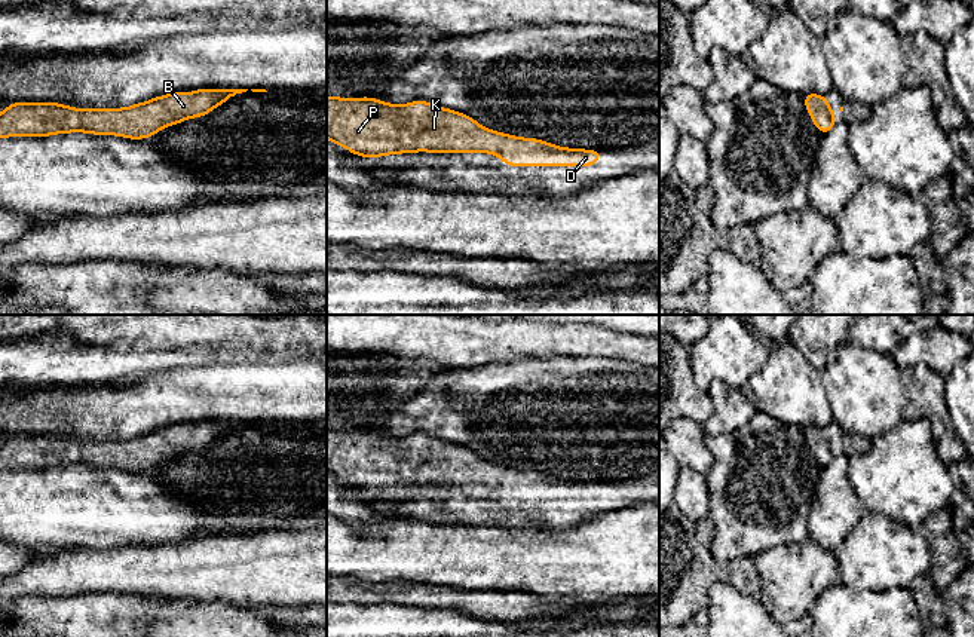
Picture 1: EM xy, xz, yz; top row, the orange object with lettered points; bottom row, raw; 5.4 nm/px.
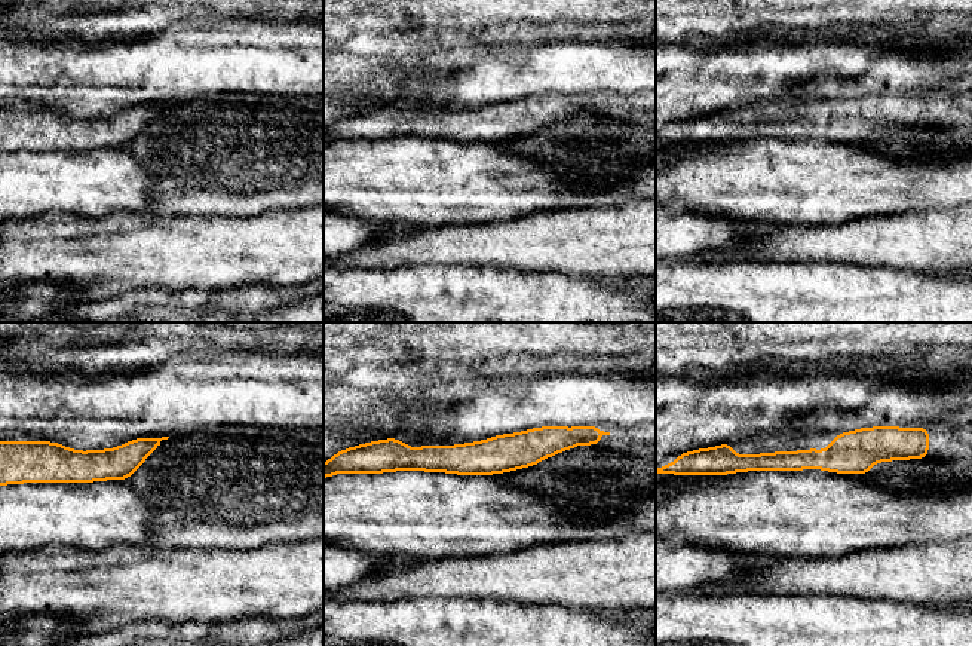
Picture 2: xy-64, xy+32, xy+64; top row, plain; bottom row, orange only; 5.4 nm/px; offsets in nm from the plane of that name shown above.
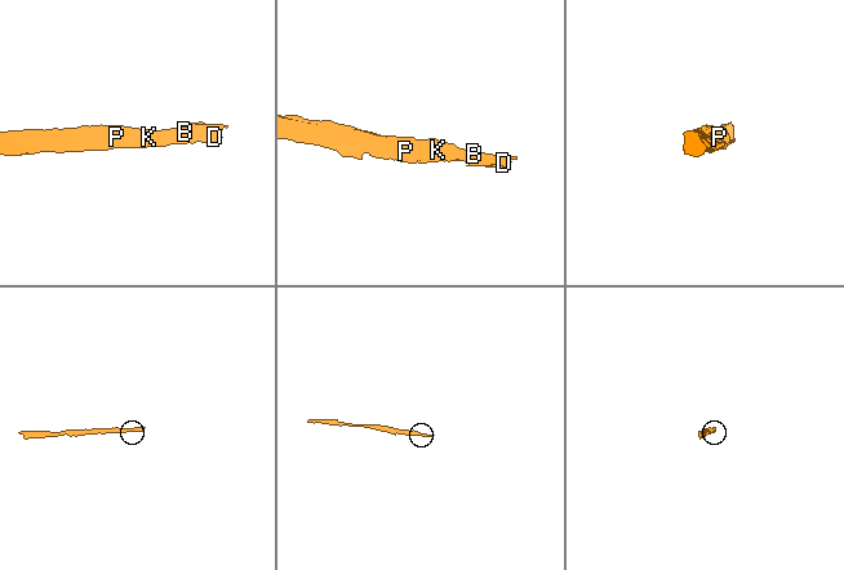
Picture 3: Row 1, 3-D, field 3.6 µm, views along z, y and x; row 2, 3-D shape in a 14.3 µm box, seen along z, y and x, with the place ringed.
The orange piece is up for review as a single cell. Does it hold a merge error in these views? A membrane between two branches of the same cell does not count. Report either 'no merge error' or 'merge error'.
no merge error

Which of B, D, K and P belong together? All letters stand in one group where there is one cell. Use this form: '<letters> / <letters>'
B D K P

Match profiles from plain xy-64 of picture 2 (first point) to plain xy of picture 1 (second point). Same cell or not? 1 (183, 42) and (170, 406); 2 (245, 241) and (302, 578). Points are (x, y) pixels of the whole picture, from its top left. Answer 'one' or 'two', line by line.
1: one
2: one

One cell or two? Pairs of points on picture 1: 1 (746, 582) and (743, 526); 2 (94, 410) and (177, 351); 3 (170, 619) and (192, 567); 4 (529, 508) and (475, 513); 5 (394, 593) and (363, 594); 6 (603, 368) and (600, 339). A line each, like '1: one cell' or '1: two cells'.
1: two cells
2: two cells
3: two cells
4: one cell
5: one cell
6: two cells

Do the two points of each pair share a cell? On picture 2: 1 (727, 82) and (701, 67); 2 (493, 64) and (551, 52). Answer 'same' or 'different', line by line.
1: same
2: same

